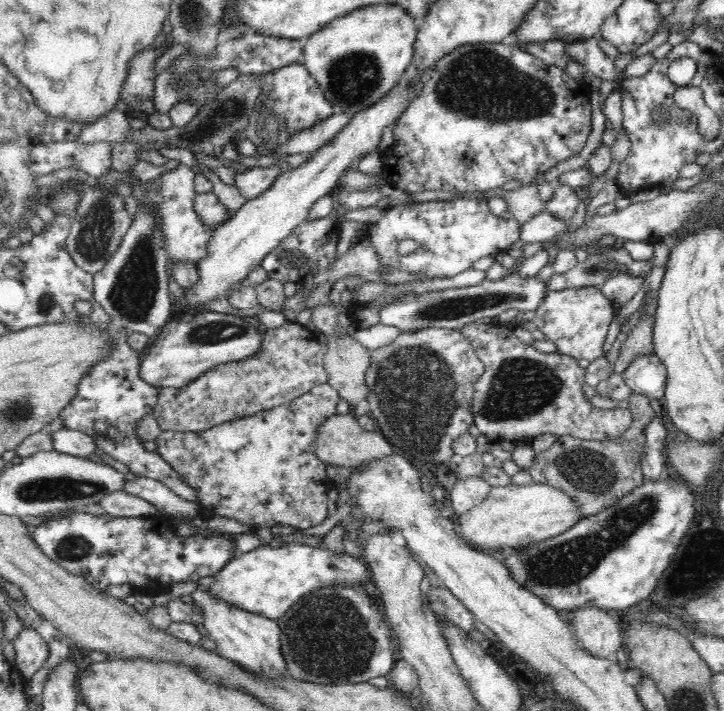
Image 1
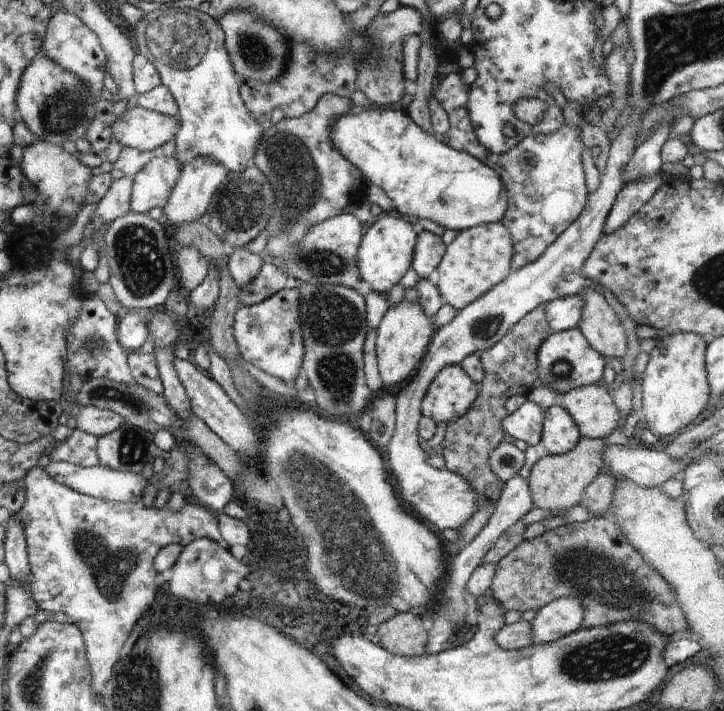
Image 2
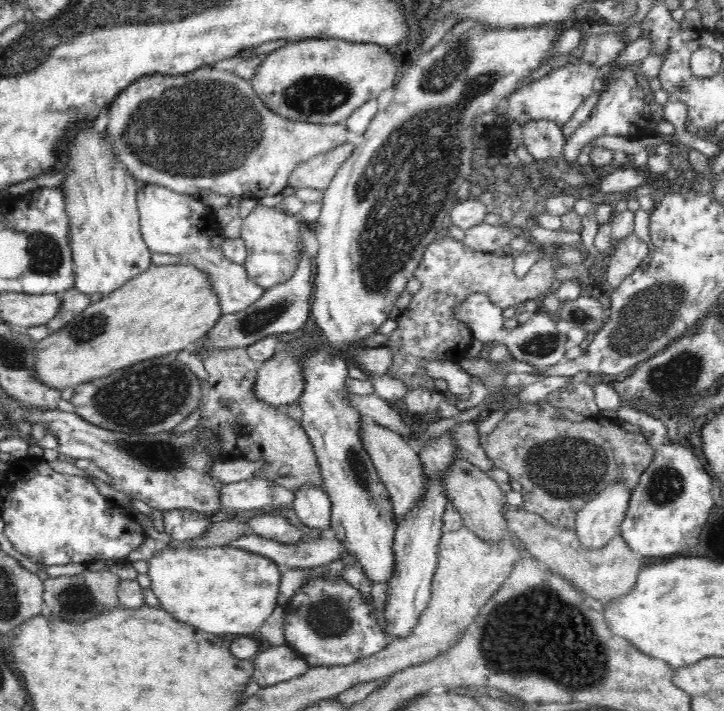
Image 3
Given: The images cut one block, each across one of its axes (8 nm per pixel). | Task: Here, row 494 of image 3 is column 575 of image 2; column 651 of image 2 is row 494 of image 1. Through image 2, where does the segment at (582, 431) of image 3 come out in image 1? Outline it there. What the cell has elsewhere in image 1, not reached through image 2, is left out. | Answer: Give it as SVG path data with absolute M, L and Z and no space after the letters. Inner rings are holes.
M633 393L629 399L632 413L630 428L614 440L581 440L569 435L557 436L556 442L540 452L529 468L533 482L548 484L565 492L578 507L582 517L590 517L618 504L618 499L643 483L640 465L646 442L646 426L655 418L646 396Z

